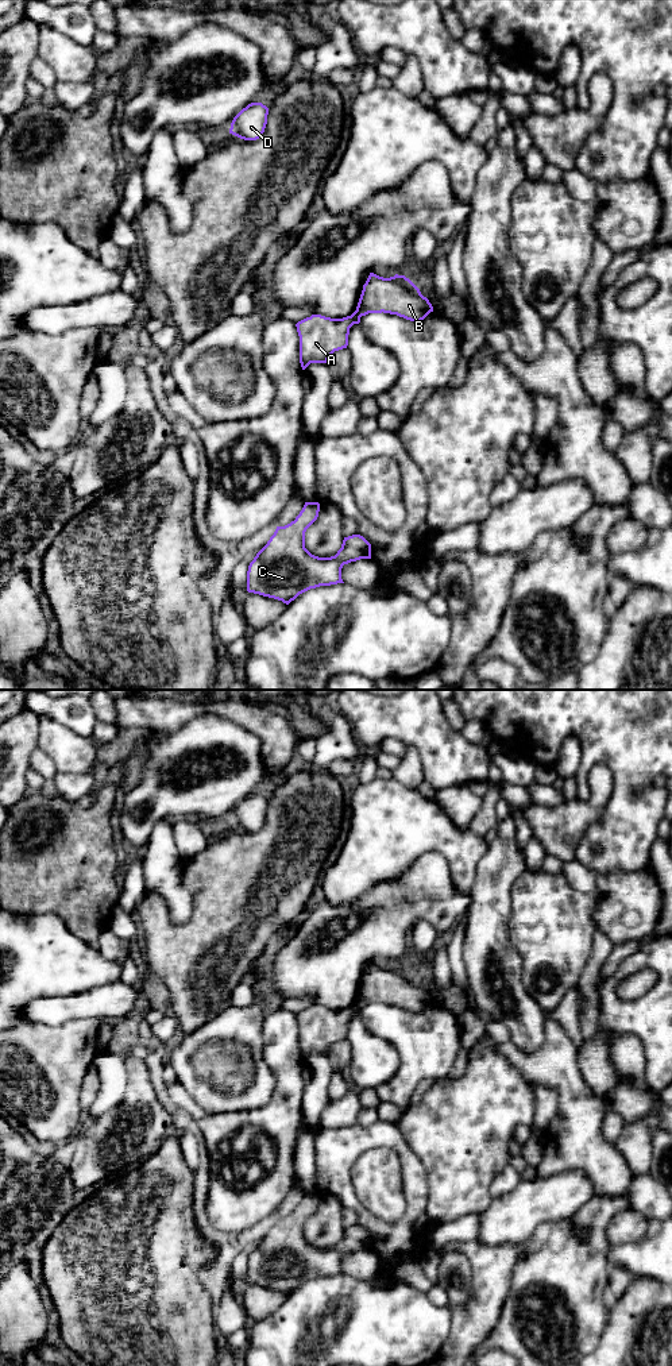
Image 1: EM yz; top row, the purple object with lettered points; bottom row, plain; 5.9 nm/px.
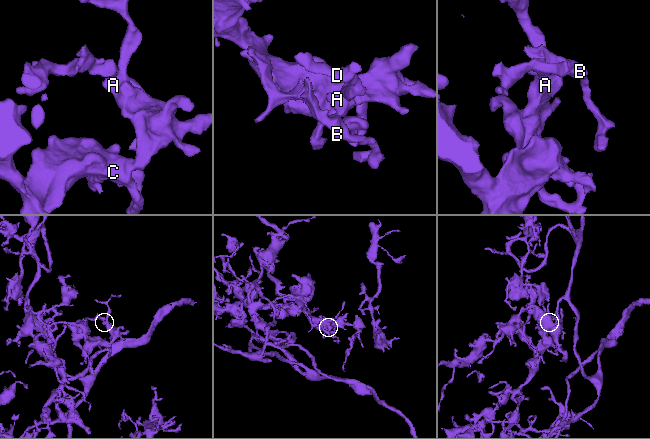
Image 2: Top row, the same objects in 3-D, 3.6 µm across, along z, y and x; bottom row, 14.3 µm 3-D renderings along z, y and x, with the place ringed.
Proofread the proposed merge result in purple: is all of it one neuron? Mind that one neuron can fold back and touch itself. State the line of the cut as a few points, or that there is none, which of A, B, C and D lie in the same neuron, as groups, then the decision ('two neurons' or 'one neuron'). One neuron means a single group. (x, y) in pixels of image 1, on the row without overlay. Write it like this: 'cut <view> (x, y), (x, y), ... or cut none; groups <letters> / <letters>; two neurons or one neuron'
cut yz (356, 1000), (360, 1007); groups A C D / B; two neurons

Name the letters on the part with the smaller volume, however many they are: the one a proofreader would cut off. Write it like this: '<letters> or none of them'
B

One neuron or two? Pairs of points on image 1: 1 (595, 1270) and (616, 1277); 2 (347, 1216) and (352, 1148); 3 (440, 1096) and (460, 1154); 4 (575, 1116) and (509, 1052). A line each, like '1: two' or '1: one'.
1: two
2: two
3: one
4: one

